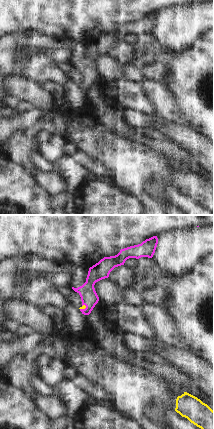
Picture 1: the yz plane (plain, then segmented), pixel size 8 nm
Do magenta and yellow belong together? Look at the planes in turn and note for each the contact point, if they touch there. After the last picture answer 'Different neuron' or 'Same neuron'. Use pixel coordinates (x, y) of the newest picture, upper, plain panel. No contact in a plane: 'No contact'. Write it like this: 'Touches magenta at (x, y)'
Touches magenta at (83, 85).

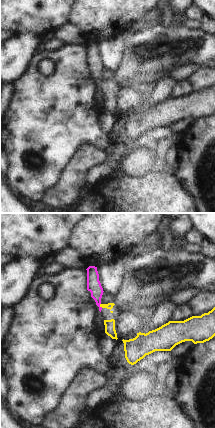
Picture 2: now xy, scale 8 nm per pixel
Touches magenta at (99, 81).

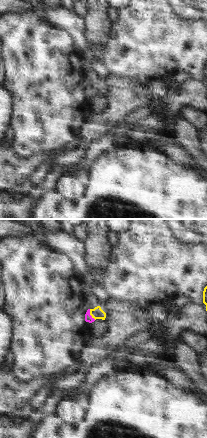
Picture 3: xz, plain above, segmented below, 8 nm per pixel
Touches magenta at (89, 90).

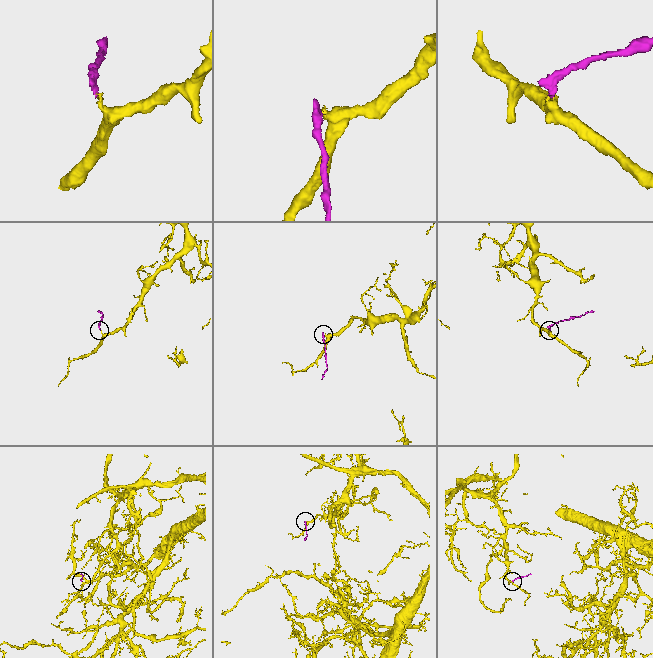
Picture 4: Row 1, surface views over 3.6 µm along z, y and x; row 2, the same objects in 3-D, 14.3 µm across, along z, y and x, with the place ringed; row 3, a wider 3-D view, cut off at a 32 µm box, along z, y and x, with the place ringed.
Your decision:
Same neuron.

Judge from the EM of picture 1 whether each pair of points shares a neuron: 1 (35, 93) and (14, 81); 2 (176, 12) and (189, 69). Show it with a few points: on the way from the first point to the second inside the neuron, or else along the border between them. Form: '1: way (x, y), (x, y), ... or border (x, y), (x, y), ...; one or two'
1: way (30, 93), (19, 86); one
2: border (203, 34), (184, 50), (167, 51), (162, 48); two

